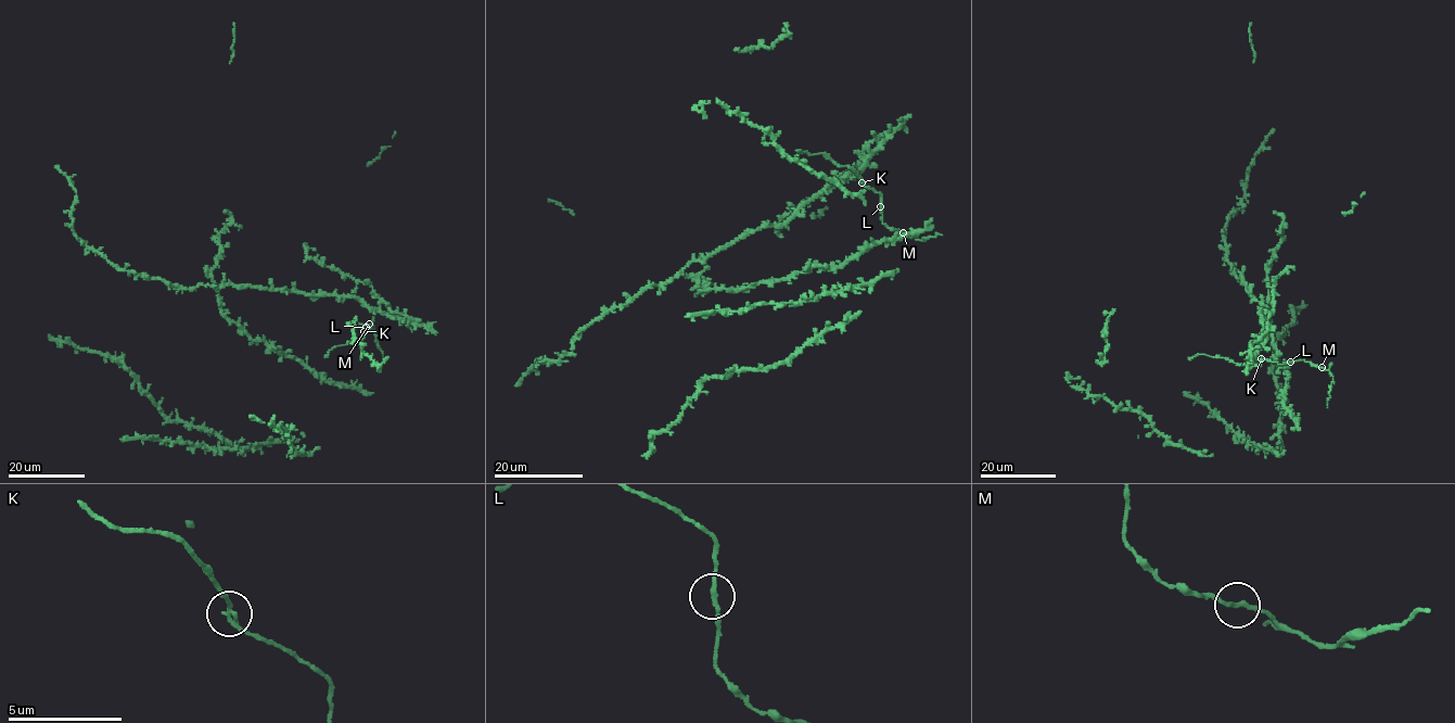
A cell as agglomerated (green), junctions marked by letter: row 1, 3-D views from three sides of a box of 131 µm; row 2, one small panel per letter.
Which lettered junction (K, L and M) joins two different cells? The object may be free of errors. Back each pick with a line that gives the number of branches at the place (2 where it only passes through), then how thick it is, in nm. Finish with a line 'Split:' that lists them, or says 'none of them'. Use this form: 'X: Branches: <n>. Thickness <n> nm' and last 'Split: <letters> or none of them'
Split: none of them

